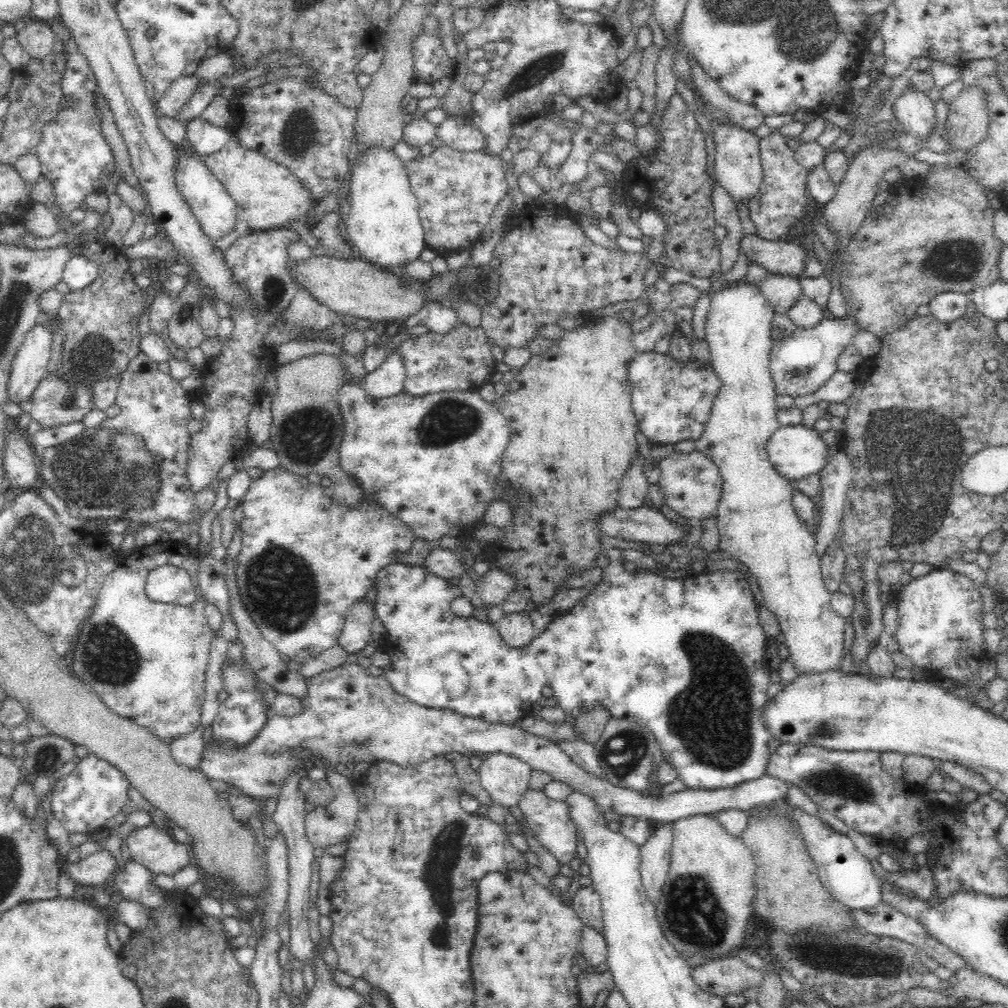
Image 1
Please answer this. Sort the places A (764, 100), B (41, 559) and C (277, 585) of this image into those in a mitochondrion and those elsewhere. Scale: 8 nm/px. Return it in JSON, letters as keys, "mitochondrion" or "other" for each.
{"A":"other","B":"mitochondrion","C":"mitochondrion"}

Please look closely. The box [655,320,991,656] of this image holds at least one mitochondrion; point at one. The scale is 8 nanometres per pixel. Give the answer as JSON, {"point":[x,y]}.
{"point":[912,457]}

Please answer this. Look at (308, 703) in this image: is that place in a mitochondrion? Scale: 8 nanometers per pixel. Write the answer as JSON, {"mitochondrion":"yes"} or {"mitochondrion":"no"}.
{"mitochondrion":"no"}

